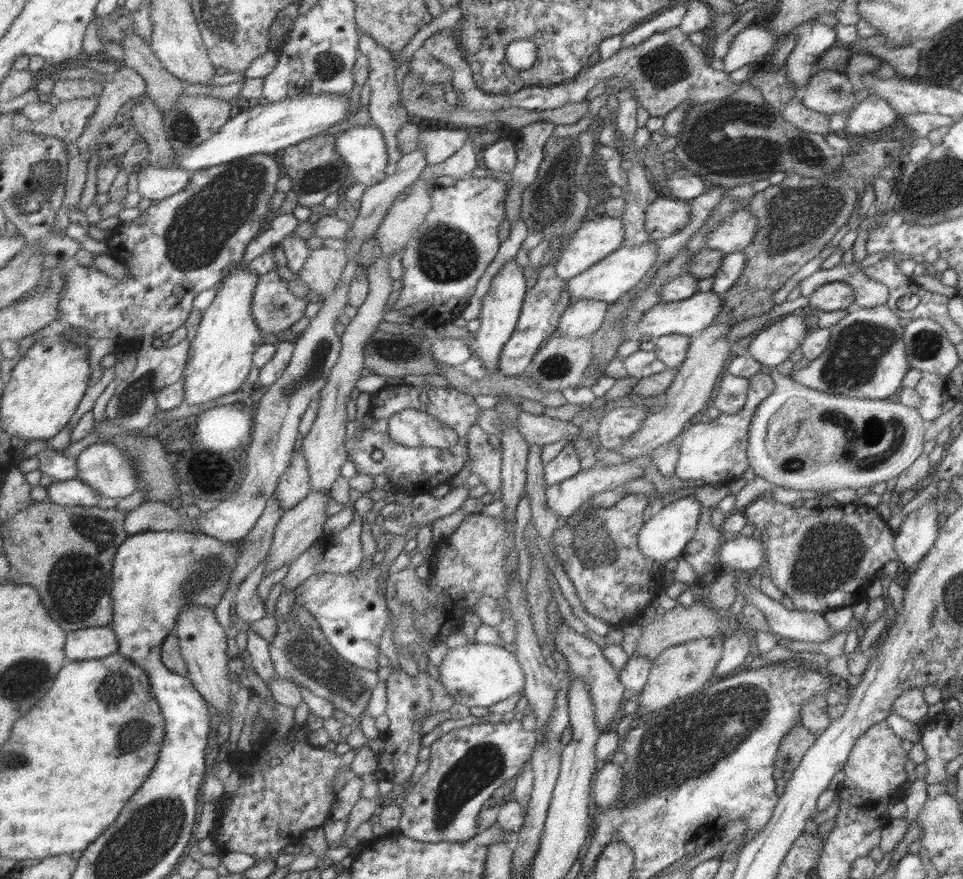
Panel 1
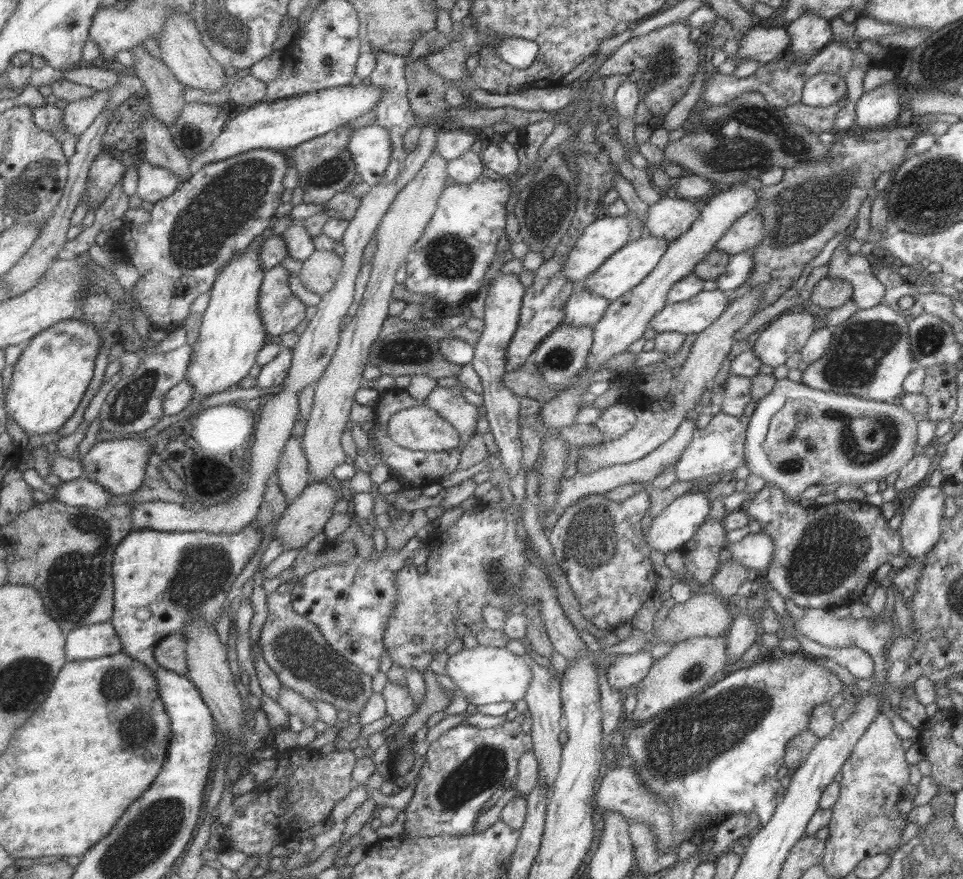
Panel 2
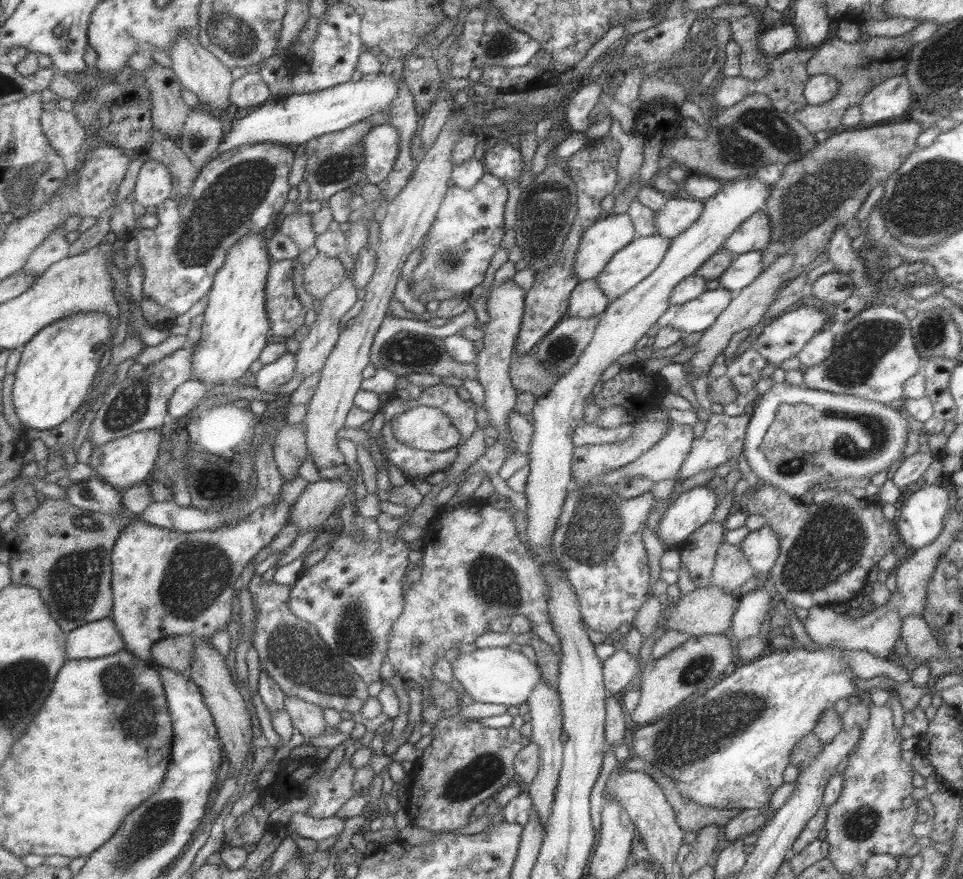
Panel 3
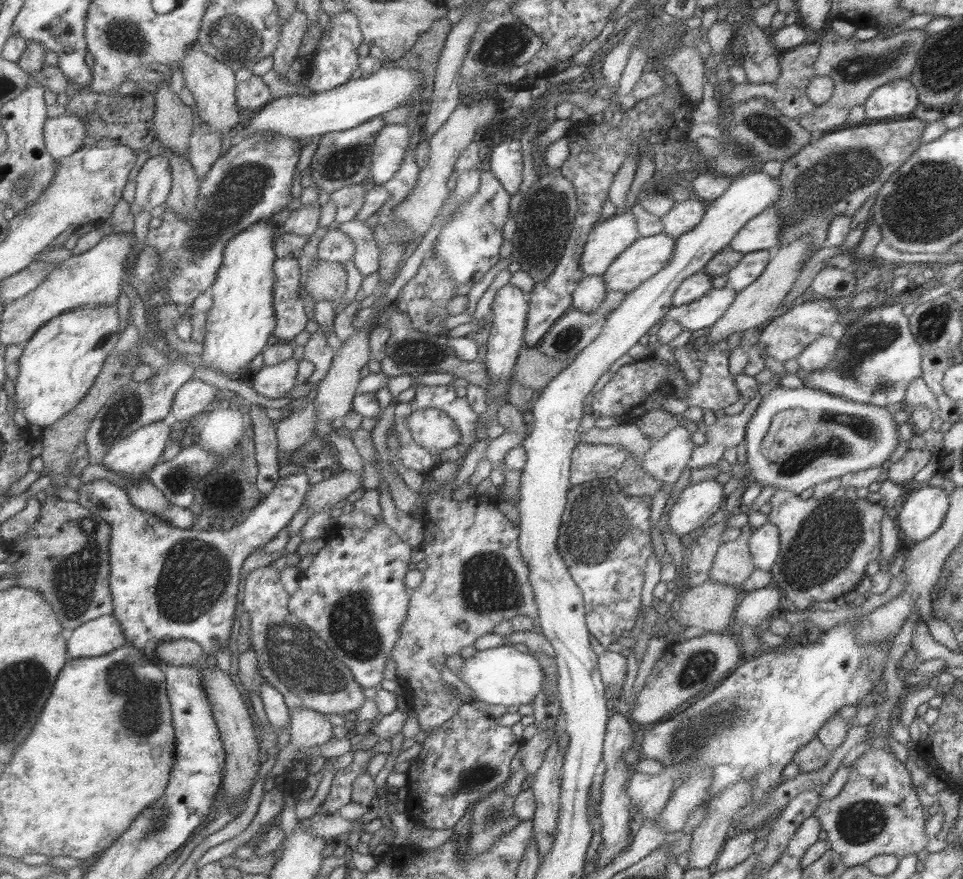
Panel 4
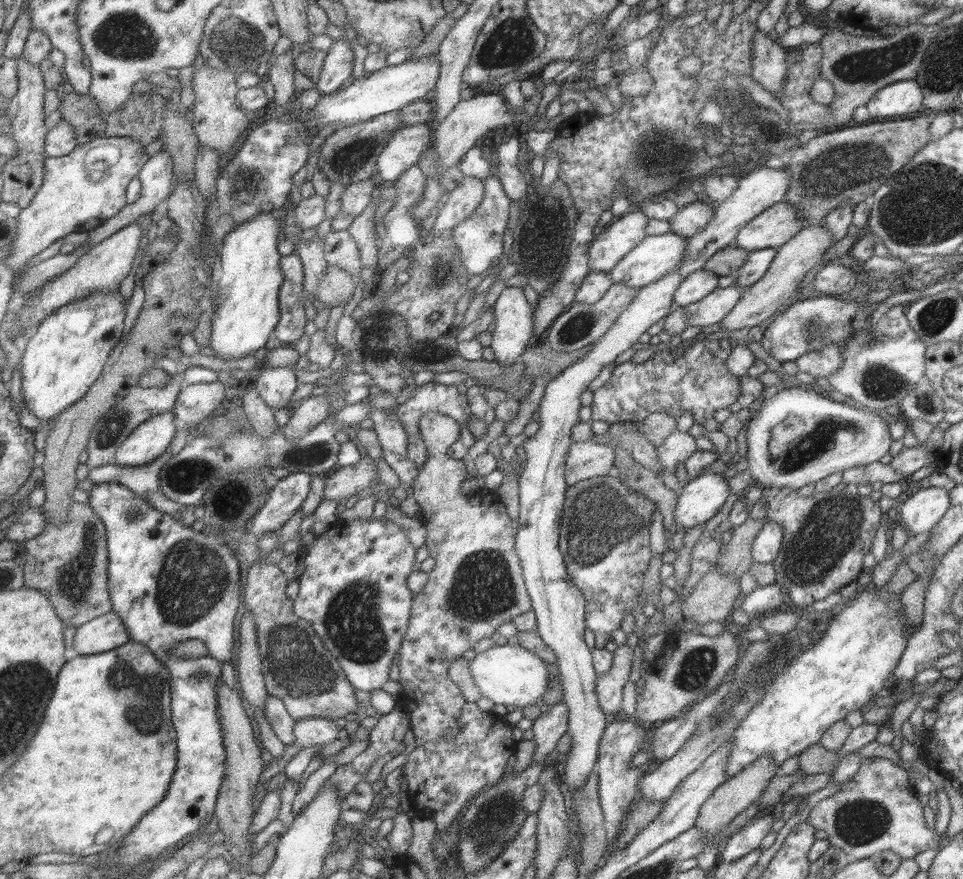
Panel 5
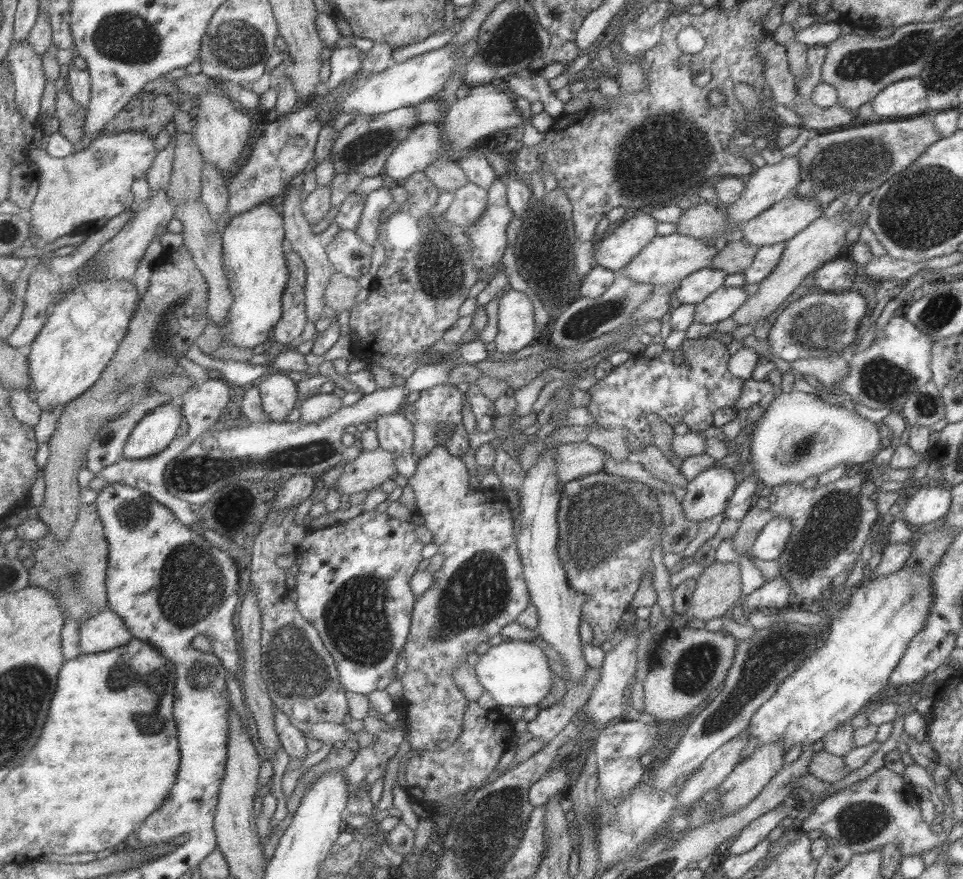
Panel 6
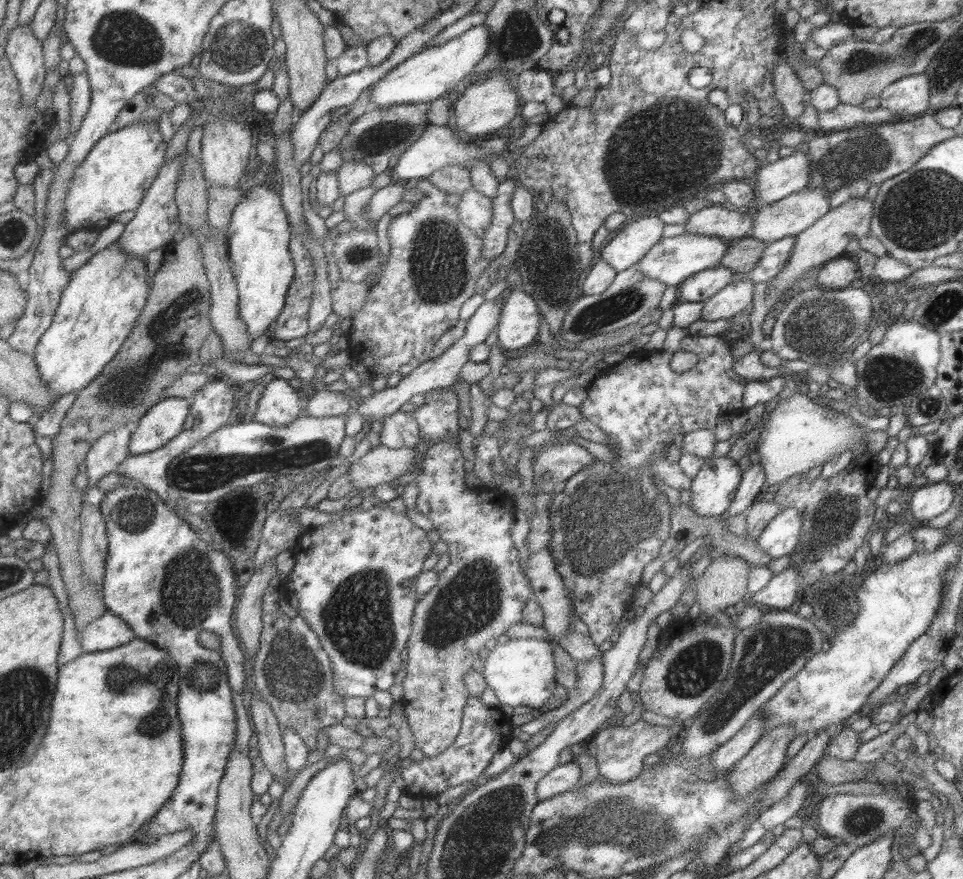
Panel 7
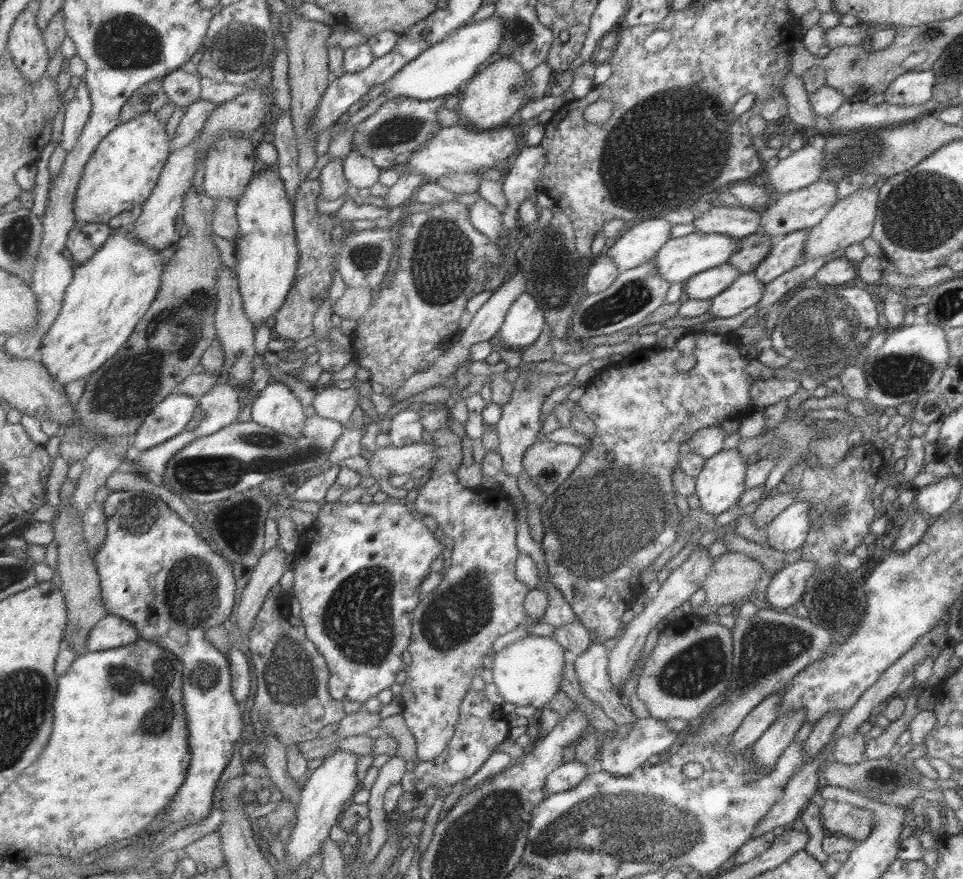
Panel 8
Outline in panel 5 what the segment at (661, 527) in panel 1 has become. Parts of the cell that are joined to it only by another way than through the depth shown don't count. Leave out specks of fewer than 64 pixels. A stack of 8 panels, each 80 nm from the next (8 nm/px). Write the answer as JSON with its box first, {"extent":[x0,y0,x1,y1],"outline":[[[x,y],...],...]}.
{"extent":[675,472,731,530],"outline":[[[711,472],[689,479],[681,490],[676,498],[675,522],[686,530],[715,516],[731,493],[728,480]]]}

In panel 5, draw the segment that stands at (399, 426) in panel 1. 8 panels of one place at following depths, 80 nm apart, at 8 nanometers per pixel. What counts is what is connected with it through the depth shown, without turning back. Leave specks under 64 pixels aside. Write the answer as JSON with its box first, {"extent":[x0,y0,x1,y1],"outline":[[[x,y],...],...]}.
{"extent":[398,412,531,746],"outline":[[[428,412],[420,418],[418,433],[425,443],[427,460],[418,467],[419,472],[410,484],[411,494],[420,508],[418,517],[426,528],[424,545],[428,556],[435,559],[433,569],[427,572],[427,583],[412,597],[408,627],[398,650],[398,682],[407,702],[405,708],[409,710],[409,726],[415,746],[438,742],[440,738],[454,738],[459,732],[458,720],[466,700],[459,687],[448,677],[448,664],[461,658],[461,654],[472,649],[479,640],[495,636],[496,628],[501,623],[512,621],[519,614],[531,610],[514,547],[518,521],[507,516],[501,501],[489,502],[485,506],[481,502],[480,490],[475,492],[475,496],[465,496],[461,491],[461,482],[468,477],[463,460],[453,460],[448,455],[449,446],[458,437],[459,431],[460,424],[444,414]]]}

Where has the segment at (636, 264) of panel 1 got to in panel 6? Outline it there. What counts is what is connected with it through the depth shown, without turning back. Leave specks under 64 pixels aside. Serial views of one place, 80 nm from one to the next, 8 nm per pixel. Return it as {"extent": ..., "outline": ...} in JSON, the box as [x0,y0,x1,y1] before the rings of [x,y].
{"extent":[621,233,719,285],"outline":[[[671,233],[666,236],[655,235],[631,260],[621,268],[632,281],[654,285],[678,284],[688,274],[711,266],[713,257],[718,253],[719,246],[706,243],[706,240],[692,236]]]}

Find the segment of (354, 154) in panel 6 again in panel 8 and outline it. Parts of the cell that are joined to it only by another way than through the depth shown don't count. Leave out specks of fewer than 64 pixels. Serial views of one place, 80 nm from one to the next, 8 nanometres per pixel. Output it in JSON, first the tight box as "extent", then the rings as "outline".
{"extent":[351,96,447,170],"outline":[[[447,96],[422,101],[407,97],[385,99],[373,114],[356,126],[351,151],[360,152],[361,156],[370,158],[380,170],[392,168],[392,161],[397,154],[415,152],[422,142],[432,137],[431,133],[442,128],[436,116],[445,100]]]}

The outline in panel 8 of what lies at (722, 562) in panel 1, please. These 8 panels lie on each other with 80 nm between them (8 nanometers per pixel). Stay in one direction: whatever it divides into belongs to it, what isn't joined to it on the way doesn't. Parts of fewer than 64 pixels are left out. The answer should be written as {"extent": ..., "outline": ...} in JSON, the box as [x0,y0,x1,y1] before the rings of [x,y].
{"extent":[765,501,810,552],"outline":[[[795,501],[787,506],[765,527],[767,546],[783,552],[801,547],[810,529],[809,511],[807,501]]]}

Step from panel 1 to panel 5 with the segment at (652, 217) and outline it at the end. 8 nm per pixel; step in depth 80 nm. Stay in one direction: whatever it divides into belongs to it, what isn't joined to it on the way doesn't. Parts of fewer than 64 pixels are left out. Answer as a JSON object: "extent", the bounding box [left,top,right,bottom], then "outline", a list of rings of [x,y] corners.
{"extent":[667,199,714,237],"outline":[[[704,199],[679,206],[677,212],[667,220],[669,232],[682,237],[693,236],[711,222],[713,213],[714,205]]]}

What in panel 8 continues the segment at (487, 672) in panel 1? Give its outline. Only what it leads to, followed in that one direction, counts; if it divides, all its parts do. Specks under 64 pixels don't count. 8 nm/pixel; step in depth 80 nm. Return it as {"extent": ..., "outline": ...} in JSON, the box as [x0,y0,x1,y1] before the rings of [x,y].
{"extent":[491,635,568,709],"outline":[[[529,635],[491,655],[493,658],[492,682],[503,702],[541,709],[561,688],[561,672],[568,654],[553,636]]]}

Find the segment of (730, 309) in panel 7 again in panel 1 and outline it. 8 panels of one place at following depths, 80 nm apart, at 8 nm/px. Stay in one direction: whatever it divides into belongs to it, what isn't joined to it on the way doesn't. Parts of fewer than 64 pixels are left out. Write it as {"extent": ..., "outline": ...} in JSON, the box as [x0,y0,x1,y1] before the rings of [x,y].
{"extent":[637,291,721,338],"outline":[[[697,291],[689,298],[677,302],[660,302],[650,308],[647,313],[643,313],[643,317],[637,320],[637,335],[649,335],[652,338],[669,334],[694,336],[713,323],[713,319],[719,315],[721,305],[720,296],[711,291]]]}

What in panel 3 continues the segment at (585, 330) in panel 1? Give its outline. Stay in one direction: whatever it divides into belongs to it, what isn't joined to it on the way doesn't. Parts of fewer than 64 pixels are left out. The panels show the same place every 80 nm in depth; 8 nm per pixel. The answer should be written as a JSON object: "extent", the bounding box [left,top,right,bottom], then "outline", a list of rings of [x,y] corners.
{"extent":[566,279,609,319],"outline":[[[595,279],[578,281],[571,289],[566,316],[579,319],[593,318],[603,314],[609,301]]]}

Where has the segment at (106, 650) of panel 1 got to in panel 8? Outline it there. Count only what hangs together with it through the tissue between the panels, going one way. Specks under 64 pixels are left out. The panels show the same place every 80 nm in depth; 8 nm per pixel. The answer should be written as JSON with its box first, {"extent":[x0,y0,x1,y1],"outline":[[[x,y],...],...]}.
{"extent":[89,614,142,652],"outline":[[[108,614],[95,625],[89,639],[89,652],[129,646],[142,638],[137,627],[126,618]]]}

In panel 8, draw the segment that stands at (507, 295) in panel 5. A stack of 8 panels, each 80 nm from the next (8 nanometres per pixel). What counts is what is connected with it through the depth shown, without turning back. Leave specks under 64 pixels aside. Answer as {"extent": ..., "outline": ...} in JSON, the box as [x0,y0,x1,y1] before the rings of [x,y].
{"extent":[497,292,545,348],"outline":[[[521,292],[516,296],[515,302],[510,304],[497,337],[505,348],[530,346],[545,326],[543,310],[539,308],[535,298]]]}

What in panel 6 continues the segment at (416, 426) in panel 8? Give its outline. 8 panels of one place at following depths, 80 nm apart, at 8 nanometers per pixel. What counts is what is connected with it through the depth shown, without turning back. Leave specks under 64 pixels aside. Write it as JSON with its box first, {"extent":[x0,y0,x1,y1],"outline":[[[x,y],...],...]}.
{"extent":[375,412,418,479],"outline":[[[398,412],[375,418],[375,436],[379,447],[393,454],[395,472],[405,479],[415,473],[418,458],[412,455],[413,427],[405,416]]]}

